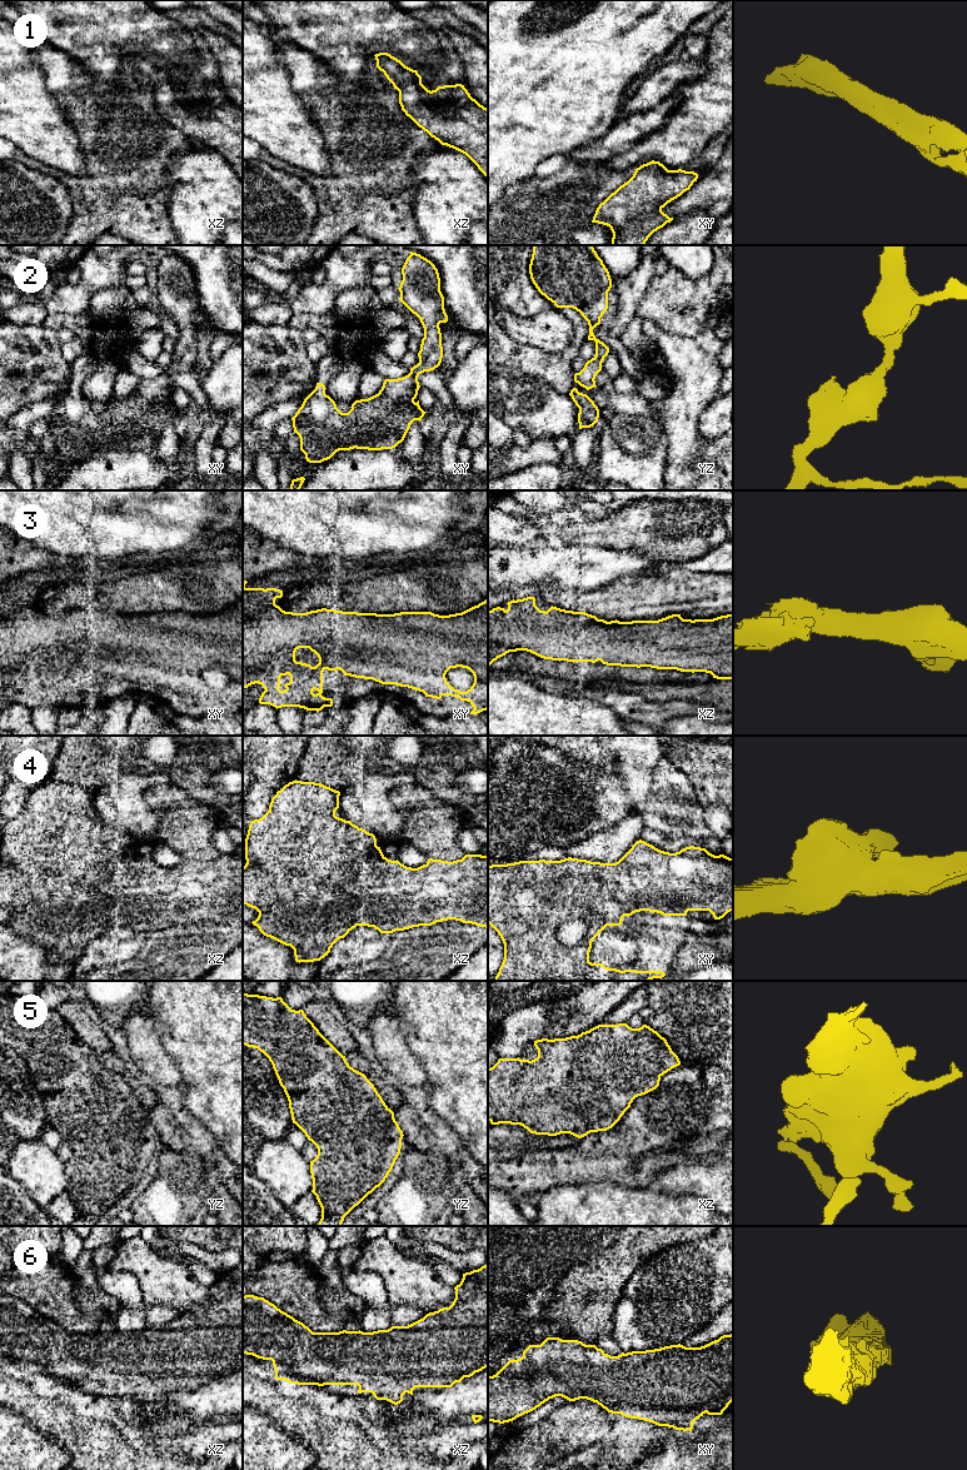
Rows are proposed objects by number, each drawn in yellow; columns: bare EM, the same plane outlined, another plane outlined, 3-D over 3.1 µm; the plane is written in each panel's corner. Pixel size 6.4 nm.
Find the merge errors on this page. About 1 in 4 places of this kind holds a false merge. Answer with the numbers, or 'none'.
none

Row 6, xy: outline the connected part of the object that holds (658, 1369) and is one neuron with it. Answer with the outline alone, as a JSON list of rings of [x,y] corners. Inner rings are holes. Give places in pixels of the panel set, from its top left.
[[[733,1332],[701,1347],[678,1344],[654,1350],[622,1352],[618,1356],[610,1356],[595,1345],[585,1345],[578,1340],[547,1337],[540,1345],[529,1345],[520,1359],[509,1360],[495,1375],[488,1376],[488,1421],[499,1424],[513,1421],[555,1396],[569,1401],[587,1399],[612,1414],[692,1432],[697,1419],[706,1412],[722,1415],[733,1401]]]

